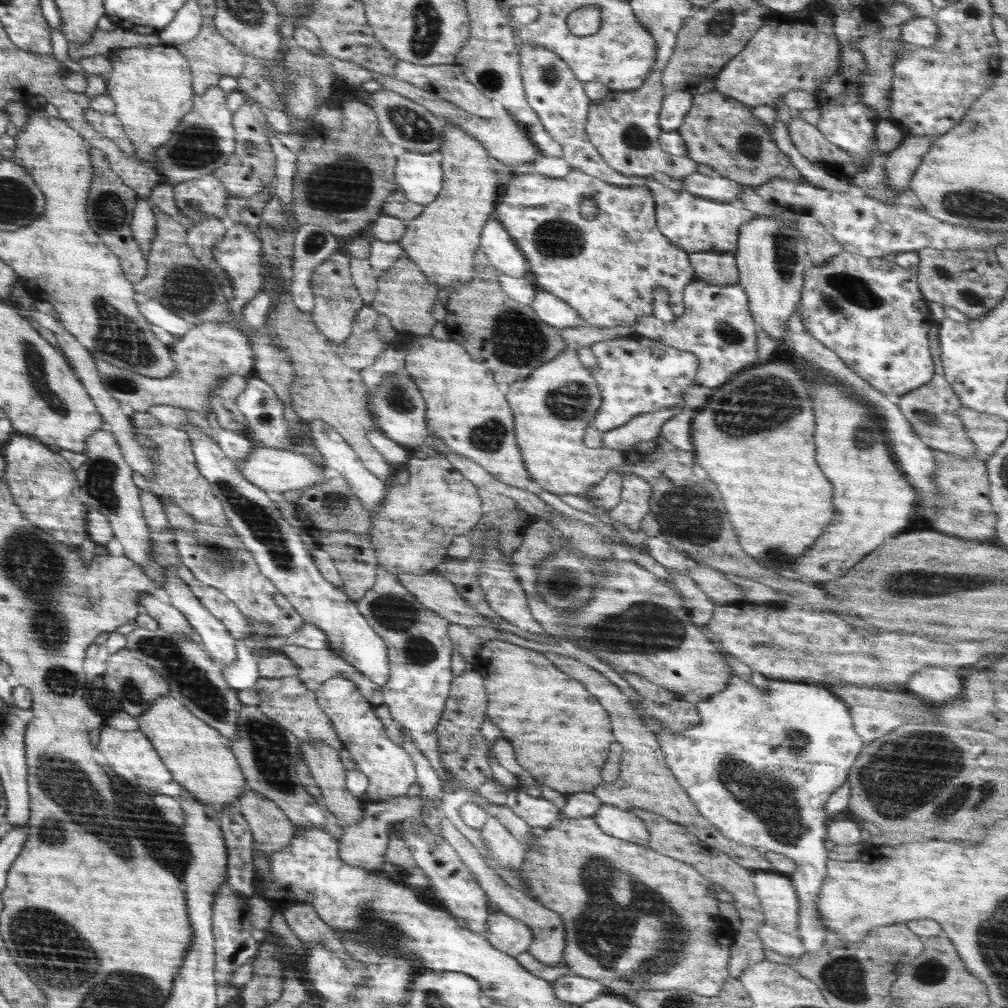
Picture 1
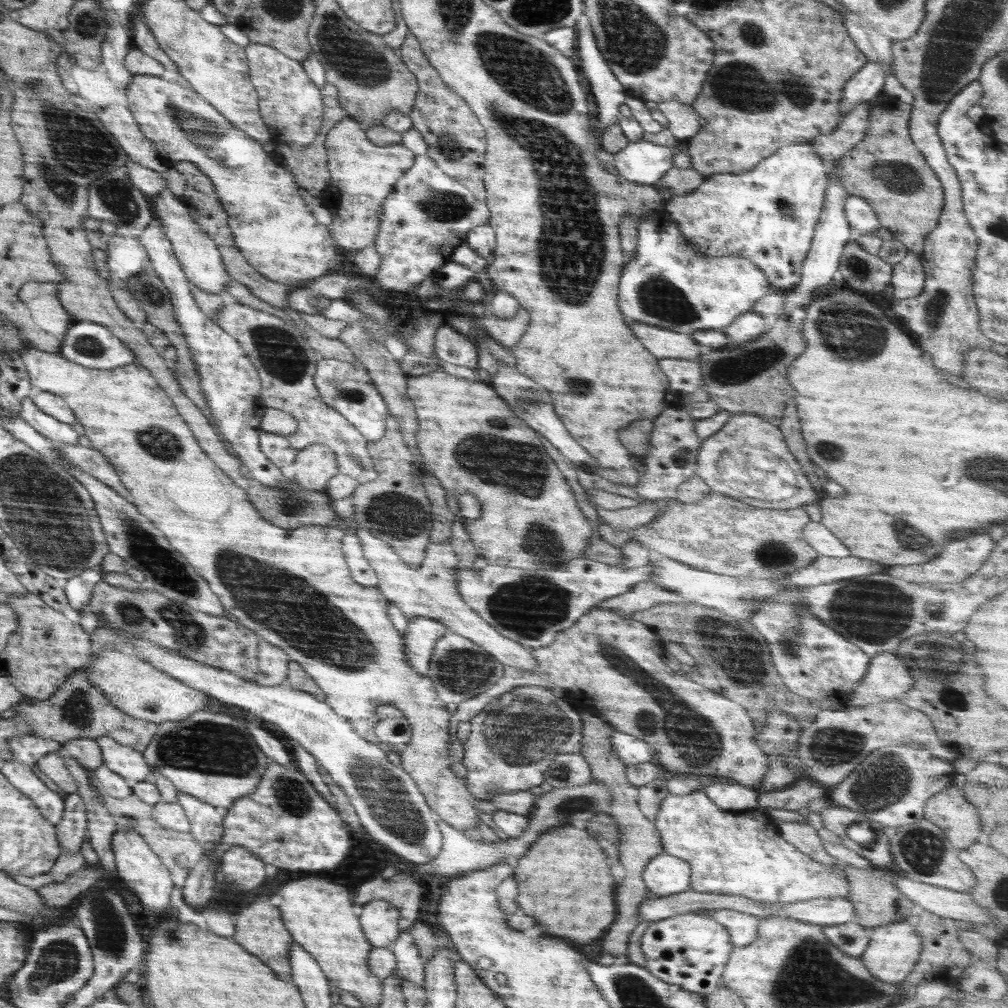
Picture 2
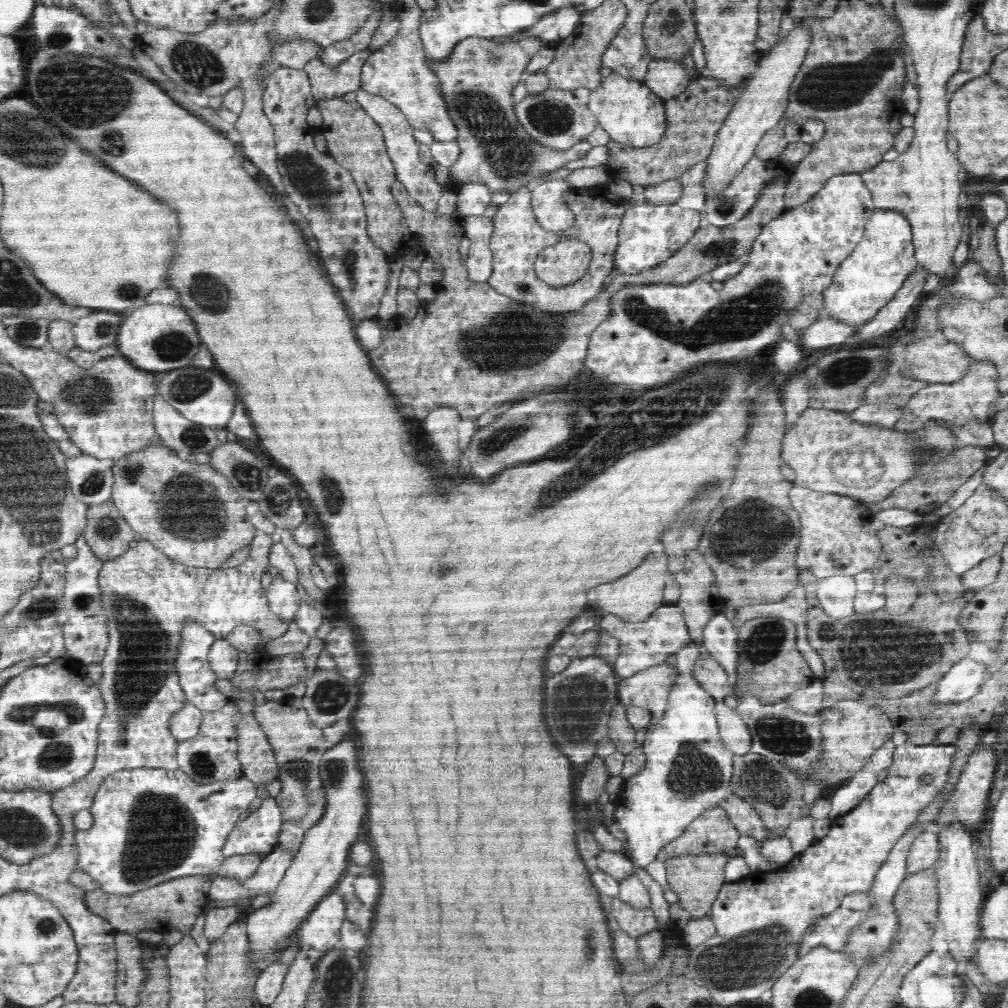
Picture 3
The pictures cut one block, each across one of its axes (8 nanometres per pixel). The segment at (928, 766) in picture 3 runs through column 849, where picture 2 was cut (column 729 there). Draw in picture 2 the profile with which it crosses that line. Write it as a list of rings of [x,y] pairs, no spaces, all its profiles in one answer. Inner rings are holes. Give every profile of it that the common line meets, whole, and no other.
[[[699,789],[686,795],[666,796],[654,823],[663,850],[690,864],[692,891],[740,896],[766,906],[847,898],[850,893],[850,882],[842,862],[831,868],[822,866],[786,842],[772,818],[760,814],[757,808],[744,812],[722,810]]]

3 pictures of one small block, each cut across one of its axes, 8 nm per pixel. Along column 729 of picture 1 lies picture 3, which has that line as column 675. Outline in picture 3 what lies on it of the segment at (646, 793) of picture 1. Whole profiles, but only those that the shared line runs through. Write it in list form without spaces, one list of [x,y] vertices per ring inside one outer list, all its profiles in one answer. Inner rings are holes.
[[[713,806],[695,818],[678,837],[664,845],[657,860],[665,863],[680,855],[712,854],[716,851],[734,850],[740,833],[730,822],[724,808]]]

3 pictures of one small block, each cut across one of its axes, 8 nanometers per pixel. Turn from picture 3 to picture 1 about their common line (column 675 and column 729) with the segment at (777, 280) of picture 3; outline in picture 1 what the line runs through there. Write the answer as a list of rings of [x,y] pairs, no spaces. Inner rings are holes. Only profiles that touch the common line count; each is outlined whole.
[[[694,276],[684,288],[683,303],[685,311],[672,322],[664,322],[653,314],[641,316],[634,323],[635,332],[668,347],[694,353],[698,357],[695,382],[703,389],[706,386],[722,386],[738,375],[738,372],[753,365],[758,354],[758,326],[752,320],[746,290],[739,282],[729,285],[706,284]]]

